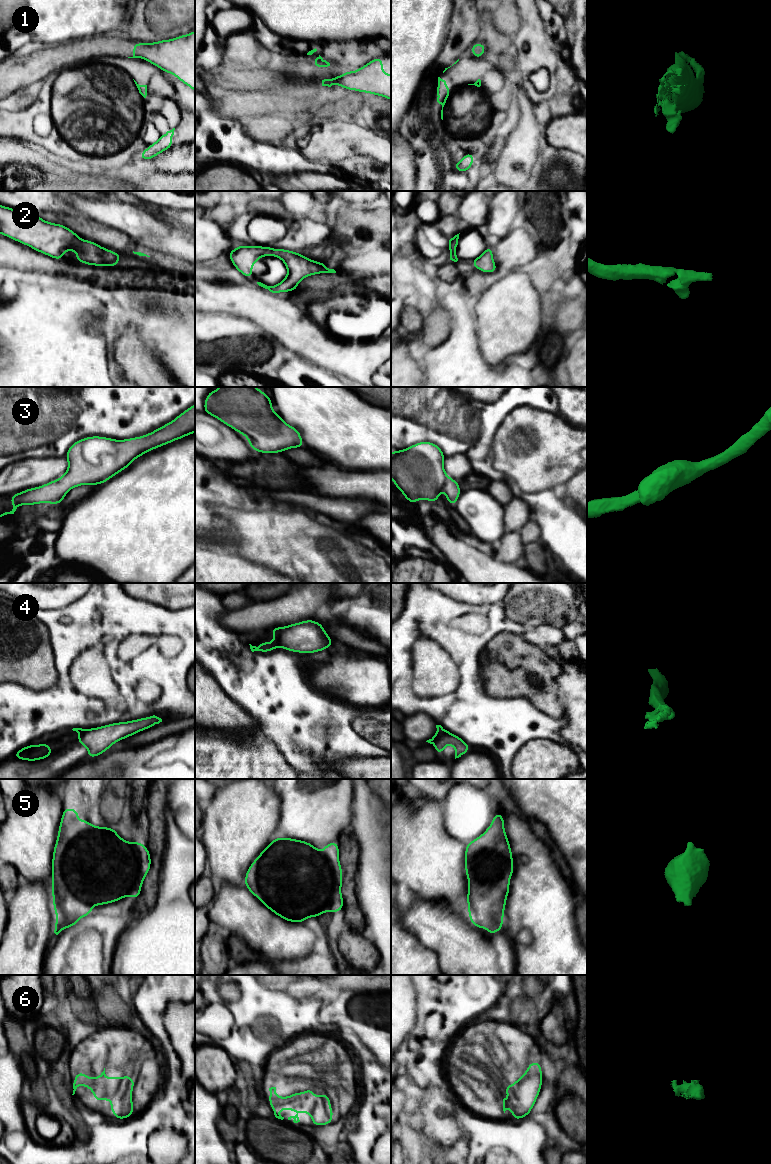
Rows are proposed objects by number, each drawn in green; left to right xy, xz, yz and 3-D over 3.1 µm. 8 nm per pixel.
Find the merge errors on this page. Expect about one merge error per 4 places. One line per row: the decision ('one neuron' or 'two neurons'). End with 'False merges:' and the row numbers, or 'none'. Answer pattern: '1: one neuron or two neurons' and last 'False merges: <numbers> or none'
1: two neurons
2: one neuron
3: one neuron
4: two neurons
5: one neuron
6: one neuron
False merges: 1, 4

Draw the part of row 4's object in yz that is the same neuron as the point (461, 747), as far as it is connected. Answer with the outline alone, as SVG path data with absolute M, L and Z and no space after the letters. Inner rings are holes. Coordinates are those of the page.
M446 732L444 734L439 734L434 743L437 755L443 755L443 749L447 745L453 745L455 747L455 759L463 756L471 749L470 746L459 736L451 732Z

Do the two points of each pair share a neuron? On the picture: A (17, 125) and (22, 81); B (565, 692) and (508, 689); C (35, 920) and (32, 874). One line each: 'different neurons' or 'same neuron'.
A: different neurons
B: different neurons
C: different neurons

